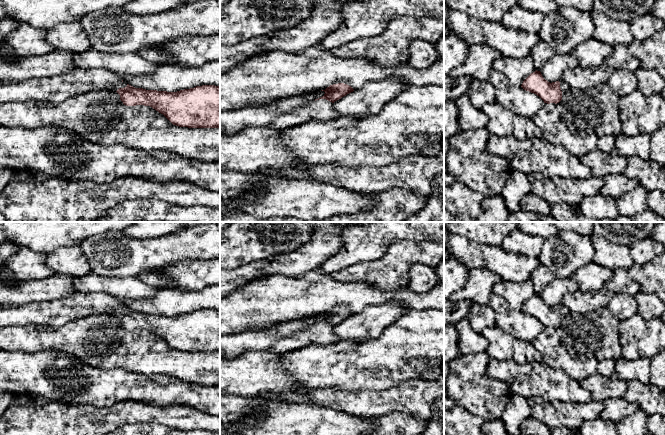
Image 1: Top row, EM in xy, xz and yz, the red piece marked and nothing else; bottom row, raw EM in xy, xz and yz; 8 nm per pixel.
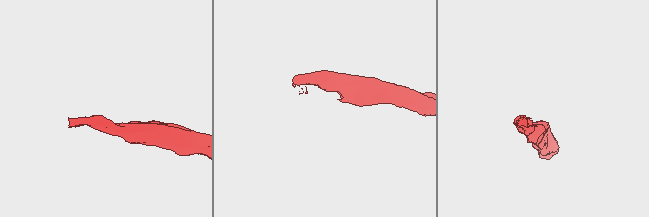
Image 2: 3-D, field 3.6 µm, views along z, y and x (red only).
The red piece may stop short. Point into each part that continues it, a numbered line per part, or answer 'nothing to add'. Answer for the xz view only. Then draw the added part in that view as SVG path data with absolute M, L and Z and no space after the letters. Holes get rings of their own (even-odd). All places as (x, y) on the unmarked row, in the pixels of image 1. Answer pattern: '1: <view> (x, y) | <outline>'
1: xz (322, 334) | M319 323L290 337L277 341L270 349L270 352L283 354L310 344L326 346L336 344L339 341L339 338L333 332L332 326L326 323Z

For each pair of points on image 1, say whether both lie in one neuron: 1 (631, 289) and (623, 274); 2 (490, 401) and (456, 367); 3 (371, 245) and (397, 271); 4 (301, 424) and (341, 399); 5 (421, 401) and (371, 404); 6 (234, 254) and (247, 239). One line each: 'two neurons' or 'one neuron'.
1: one neuron
2: one neuron
3: two neurons
4: two neurons
5: one neuron
6: one neuron

